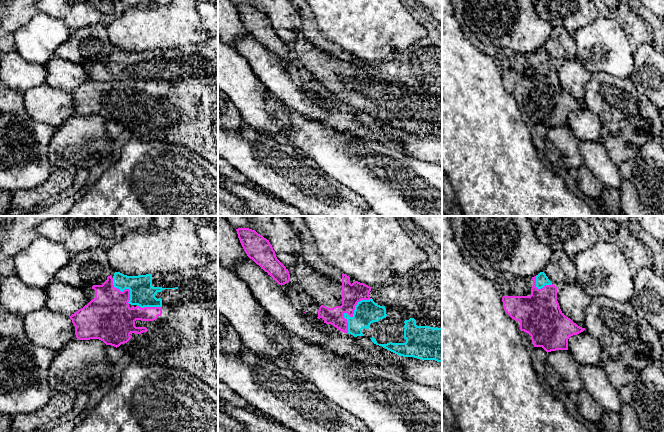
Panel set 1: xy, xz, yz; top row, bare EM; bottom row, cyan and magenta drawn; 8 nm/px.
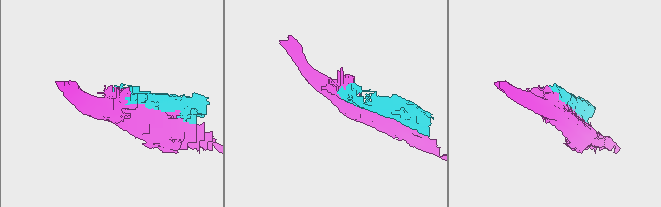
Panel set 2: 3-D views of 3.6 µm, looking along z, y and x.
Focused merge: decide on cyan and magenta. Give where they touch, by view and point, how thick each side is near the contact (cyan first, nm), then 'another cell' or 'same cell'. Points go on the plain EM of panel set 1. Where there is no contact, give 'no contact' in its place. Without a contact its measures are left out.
contact xz (353, 91); calibres 190 and 160 nm; another cell

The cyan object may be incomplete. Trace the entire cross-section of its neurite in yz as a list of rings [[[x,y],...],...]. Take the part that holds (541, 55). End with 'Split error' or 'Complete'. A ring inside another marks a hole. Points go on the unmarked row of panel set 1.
[[[540,48],[536,52],[536,63],[538,65],[543,64],[545,61],[552,61],[552,58],[548,55],[544,48]]]. Complete

